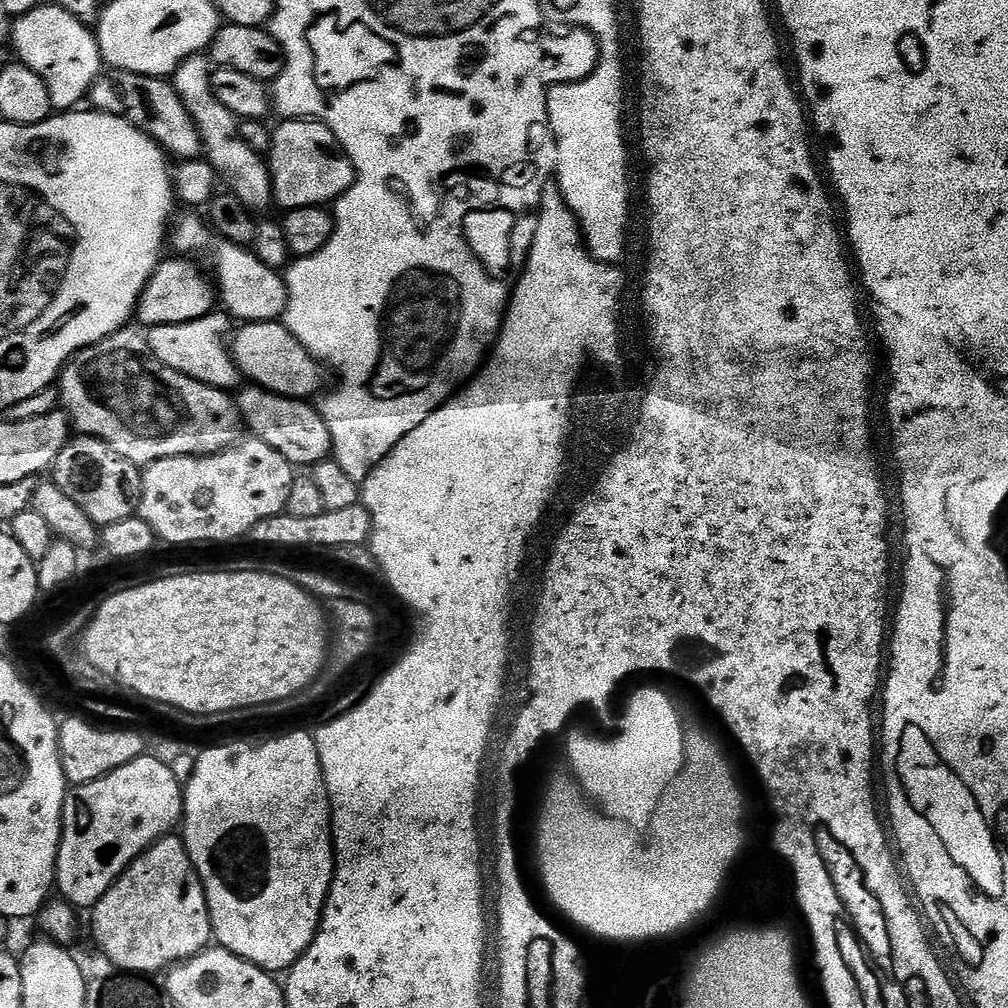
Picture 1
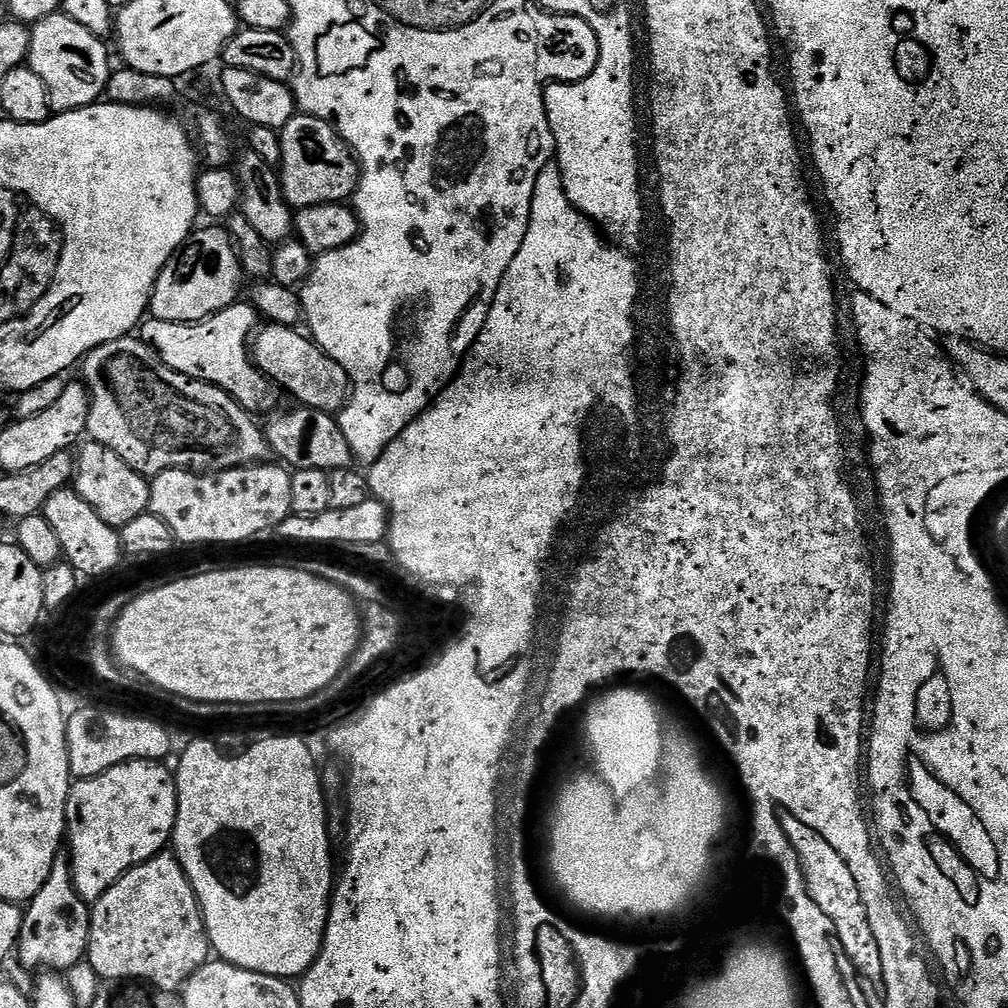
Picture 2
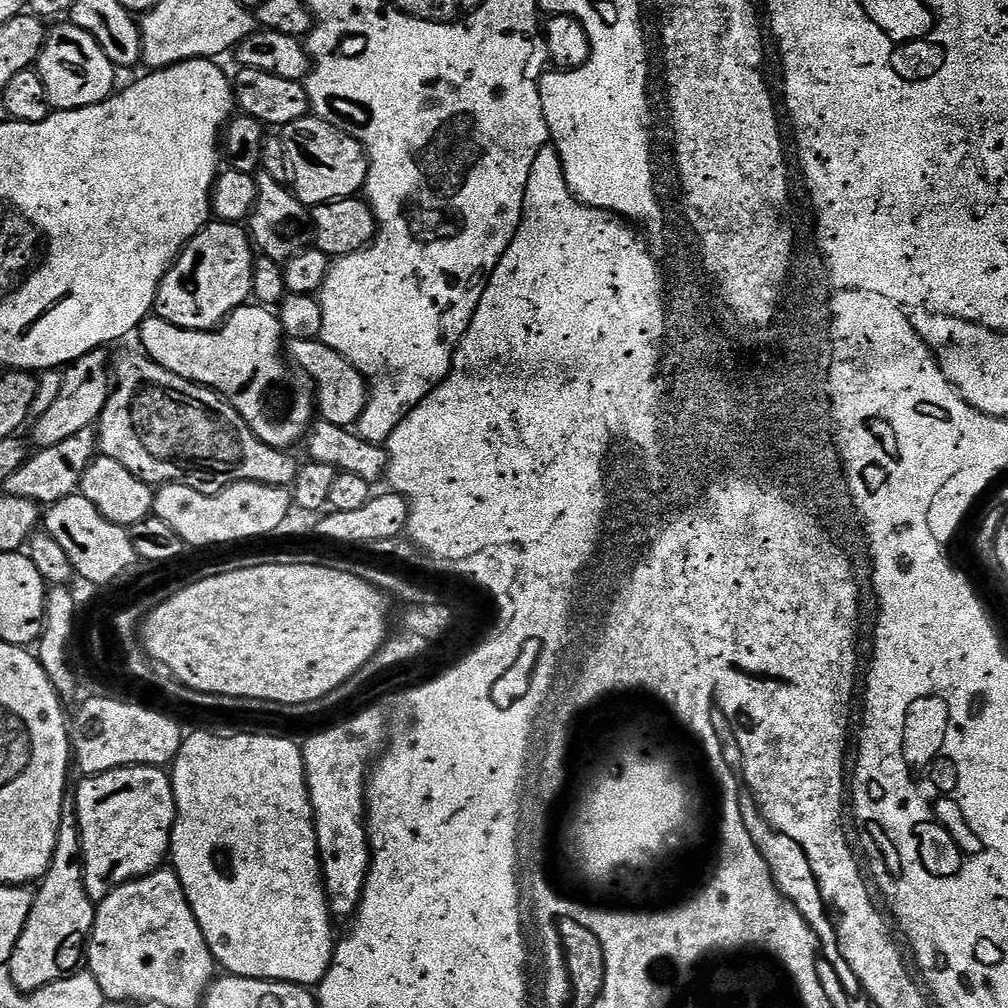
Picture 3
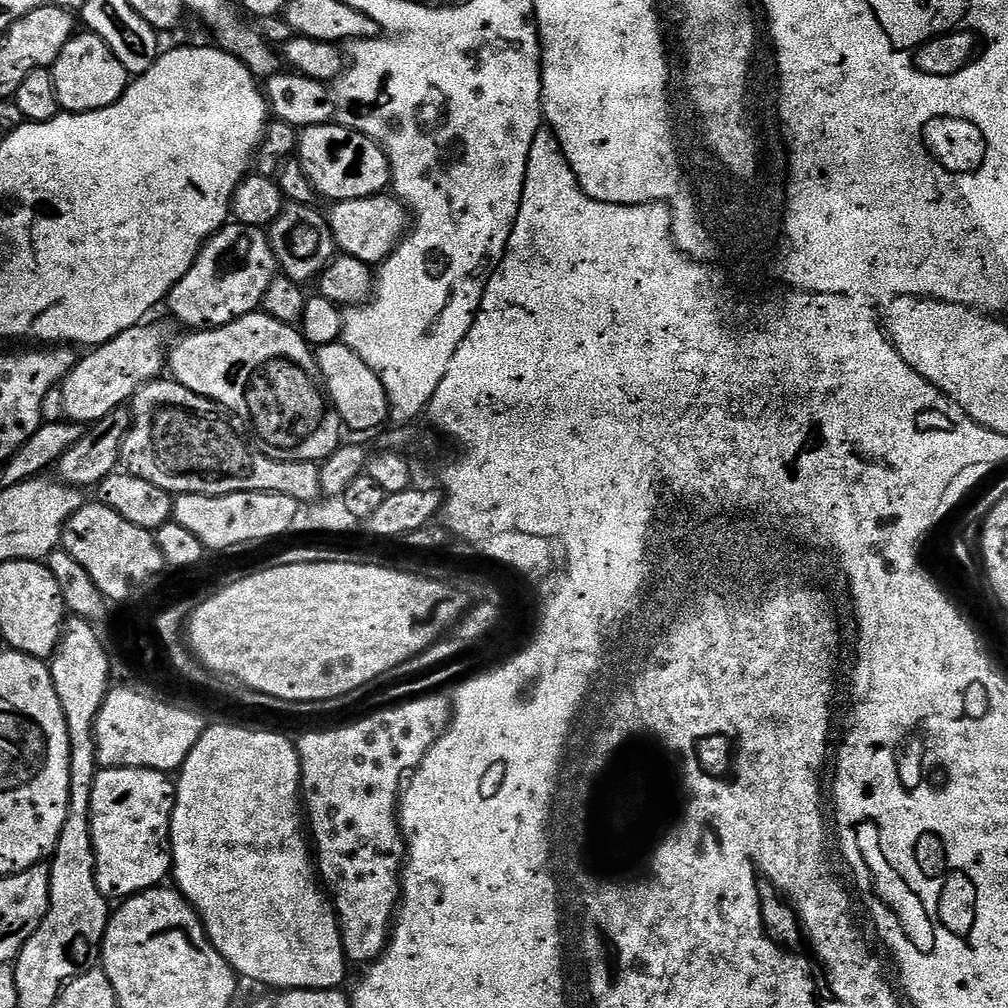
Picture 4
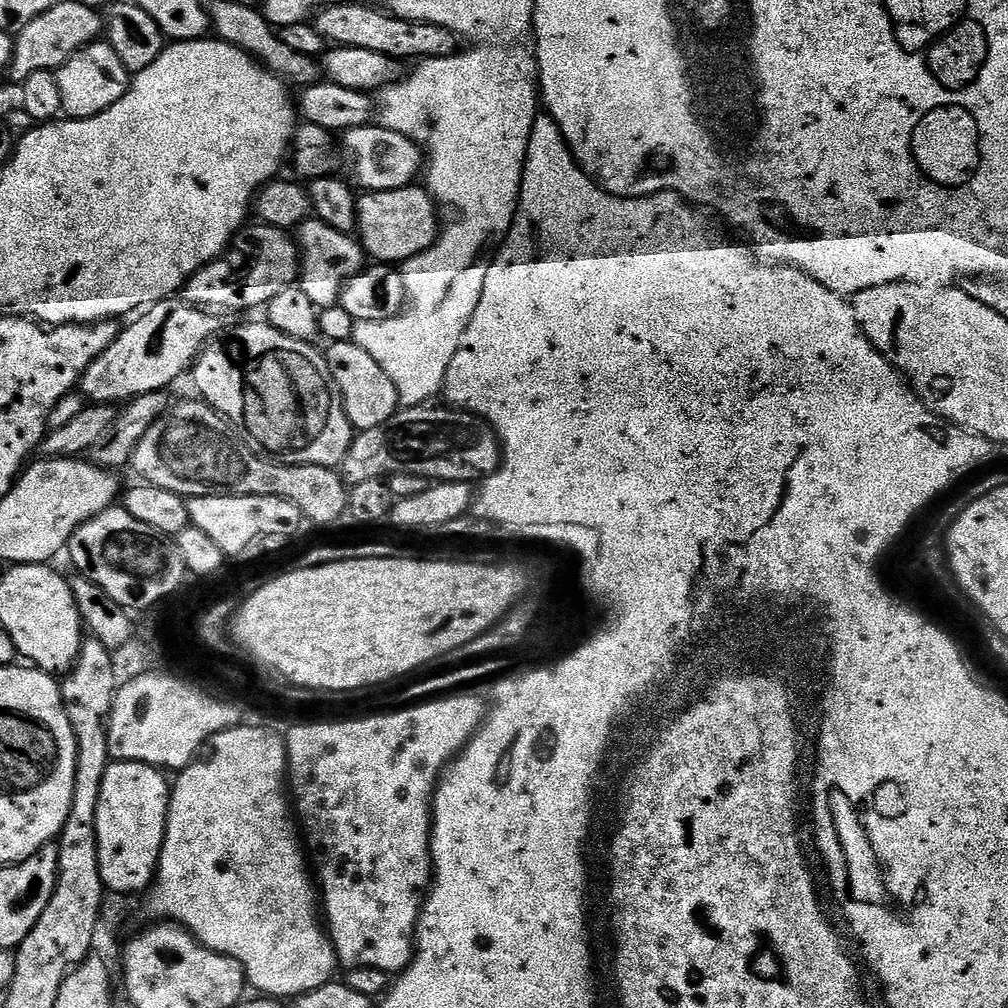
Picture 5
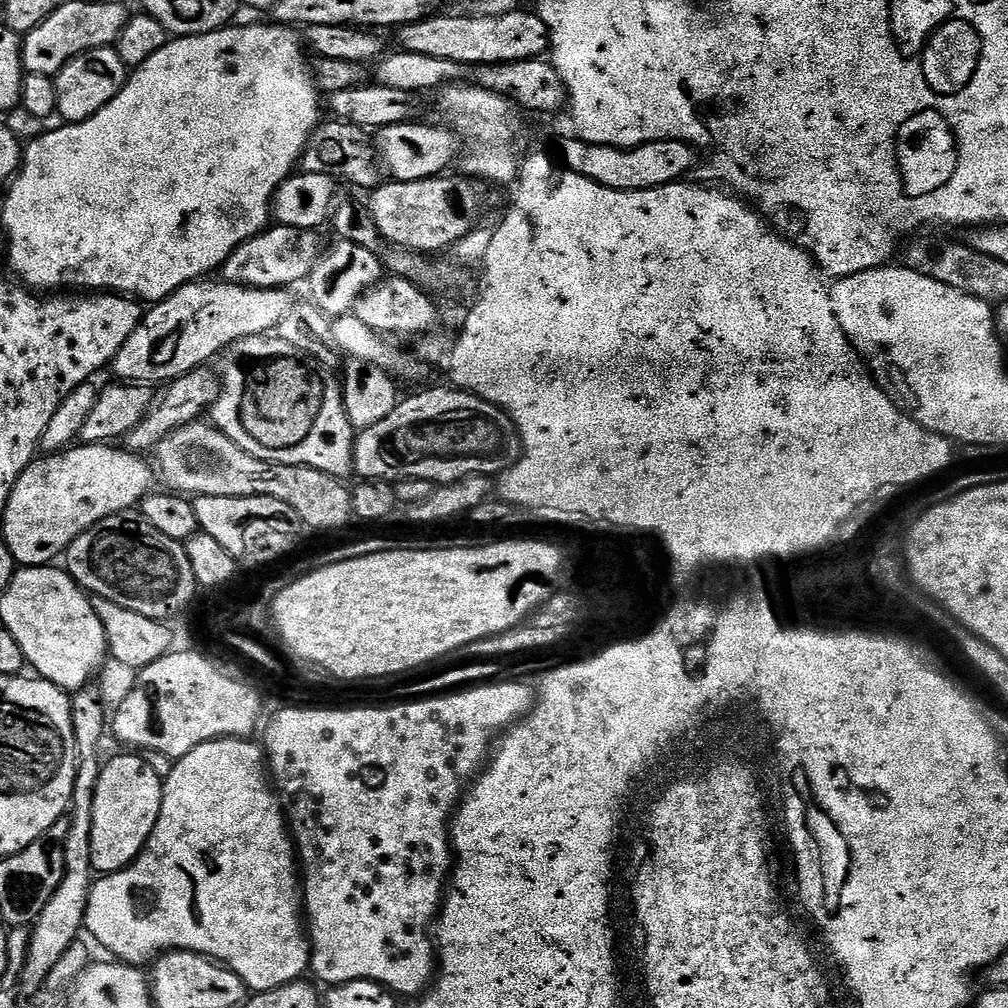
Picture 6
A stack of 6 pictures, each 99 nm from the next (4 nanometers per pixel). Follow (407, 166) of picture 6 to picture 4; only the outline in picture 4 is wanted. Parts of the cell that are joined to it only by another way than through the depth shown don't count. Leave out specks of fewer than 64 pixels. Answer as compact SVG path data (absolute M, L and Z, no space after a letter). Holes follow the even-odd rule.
M335 122L299 129L295 155L317 193L328 202L381 195L392 183L392 163L373 136Z

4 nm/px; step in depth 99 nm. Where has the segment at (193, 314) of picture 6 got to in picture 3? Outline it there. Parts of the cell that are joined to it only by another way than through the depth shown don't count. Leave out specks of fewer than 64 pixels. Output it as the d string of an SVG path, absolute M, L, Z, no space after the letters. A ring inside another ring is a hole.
M104 350L87 352L63 369L62 391L58 394L58 399L54 406L50 406L50 410L46 410L46 414L35 417L31 425L37 449L58 446L58 442L74 438L78 430L86 430L99 421L110 395L110 360L108 364L106 353Z

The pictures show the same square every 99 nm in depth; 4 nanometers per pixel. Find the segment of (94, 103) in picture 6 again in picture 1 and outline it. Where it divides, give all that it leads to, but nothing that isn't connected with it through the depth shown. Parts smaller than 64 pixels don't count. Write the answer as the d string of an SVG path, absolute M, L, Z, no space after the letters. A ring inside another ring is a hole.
M50 2L30 14L15 17L12 28L12 44L16 47L15 59L24 64L42 82L50 94L53 109L72 110L81 99L87 97L88 91L102 74L100 47L93 29L83 24L74 14L66 14L59 3Z

